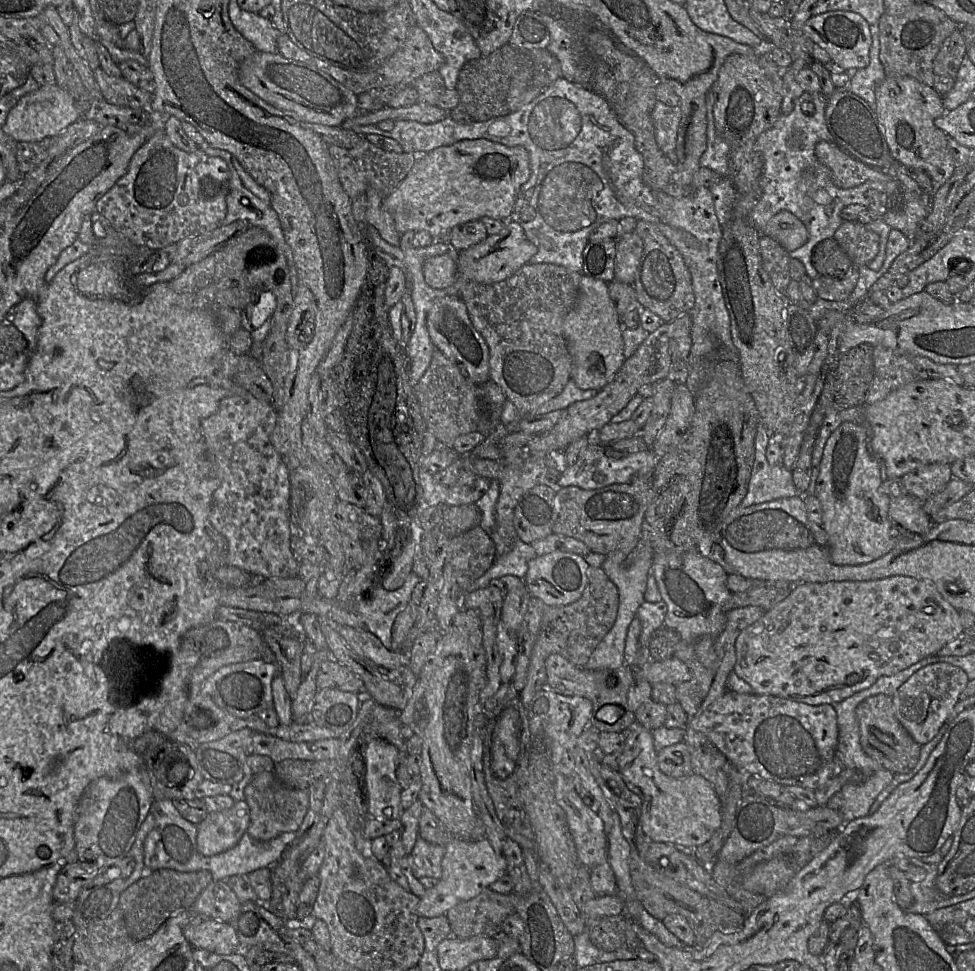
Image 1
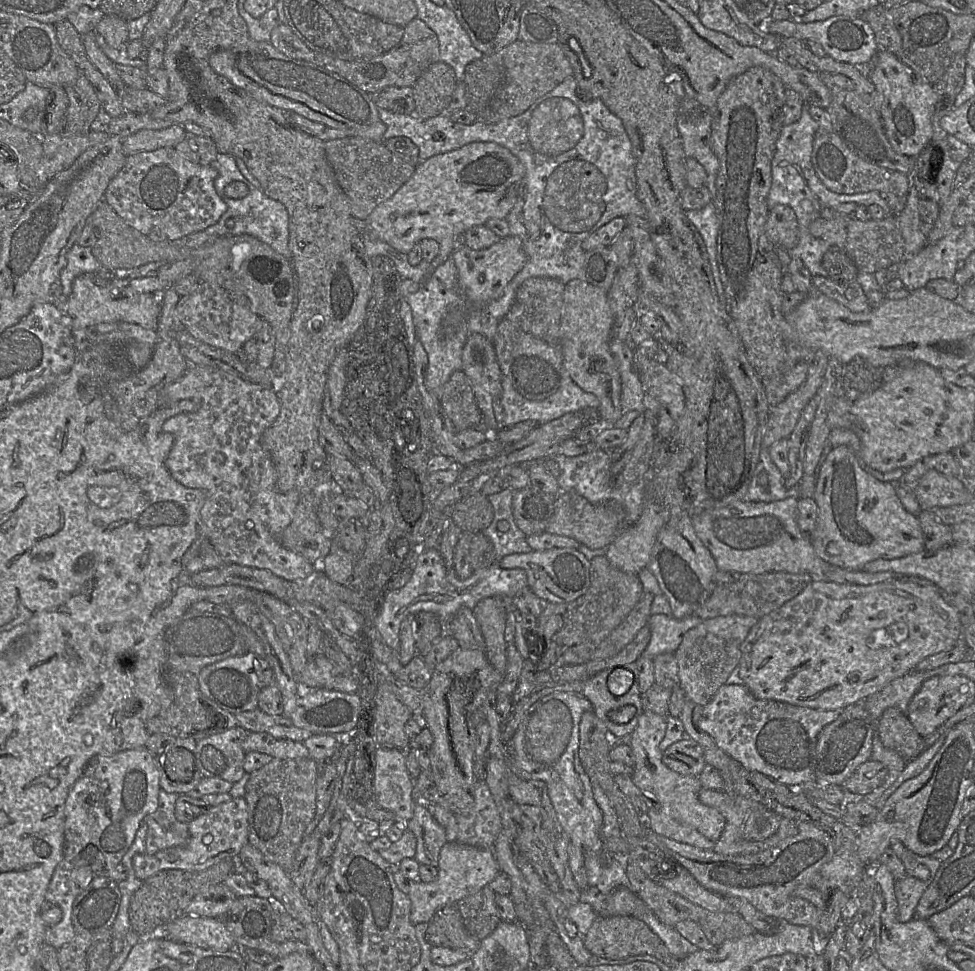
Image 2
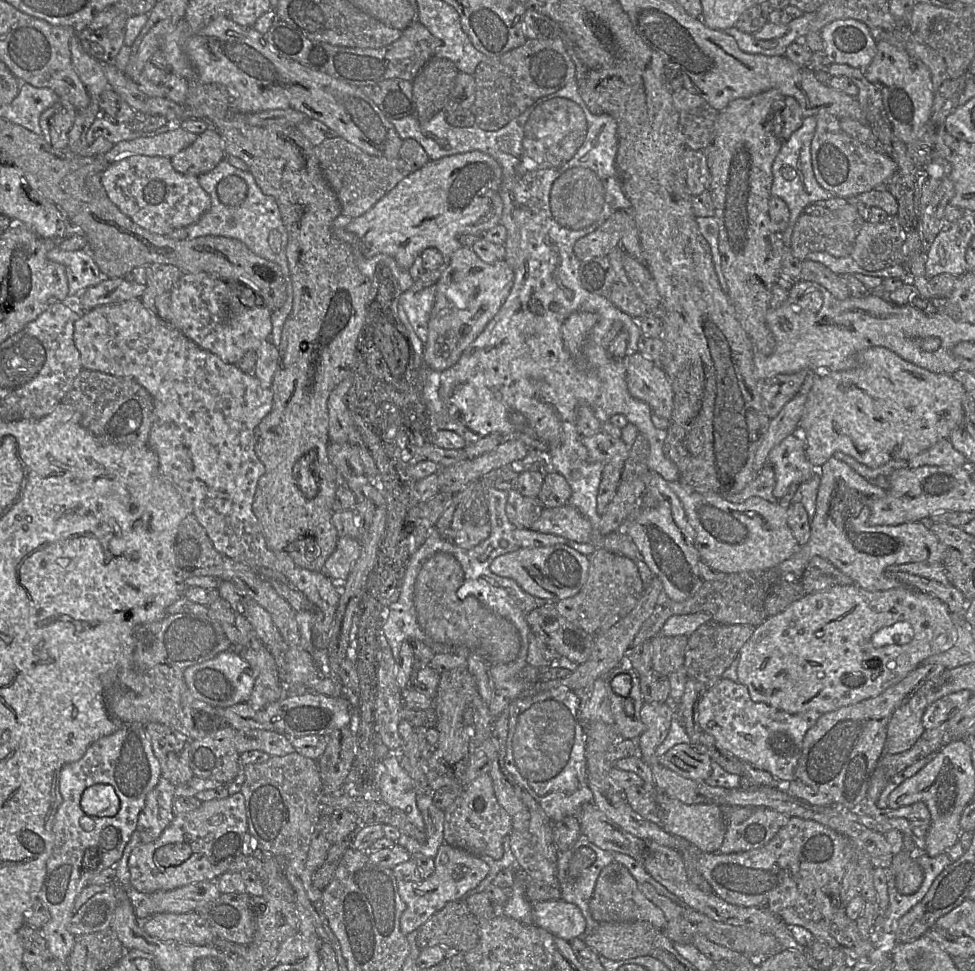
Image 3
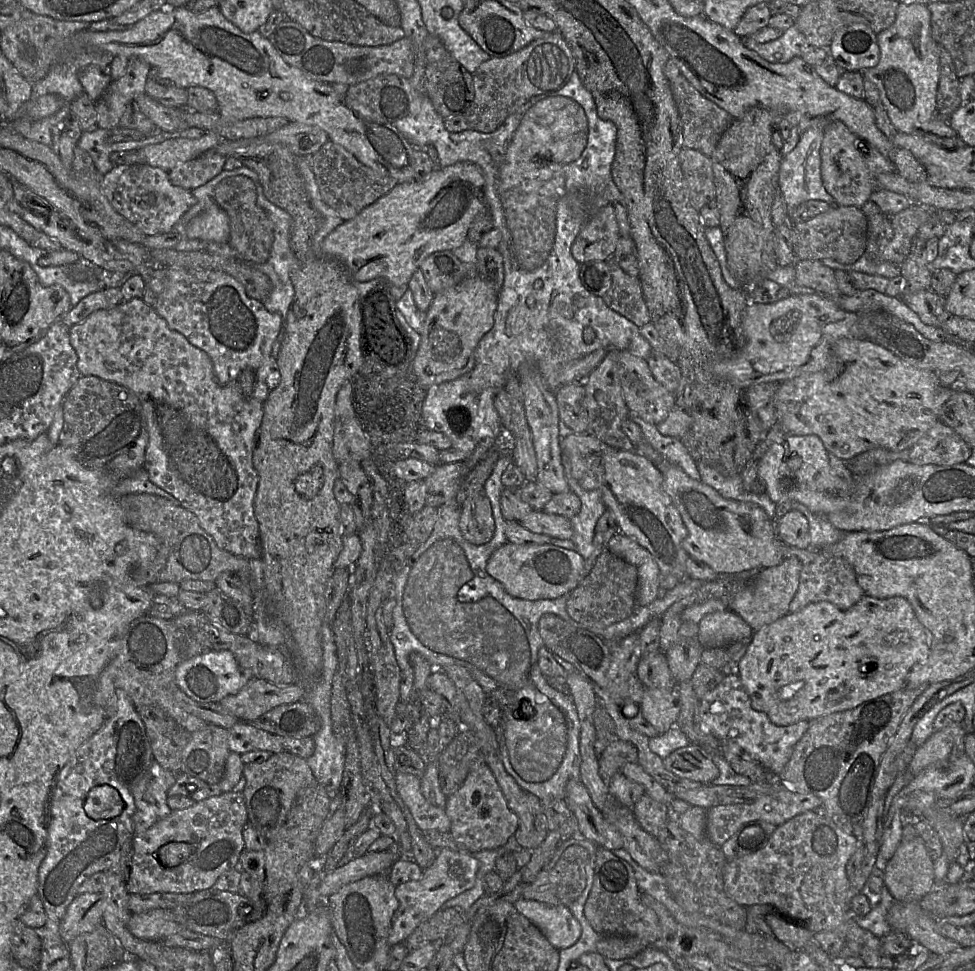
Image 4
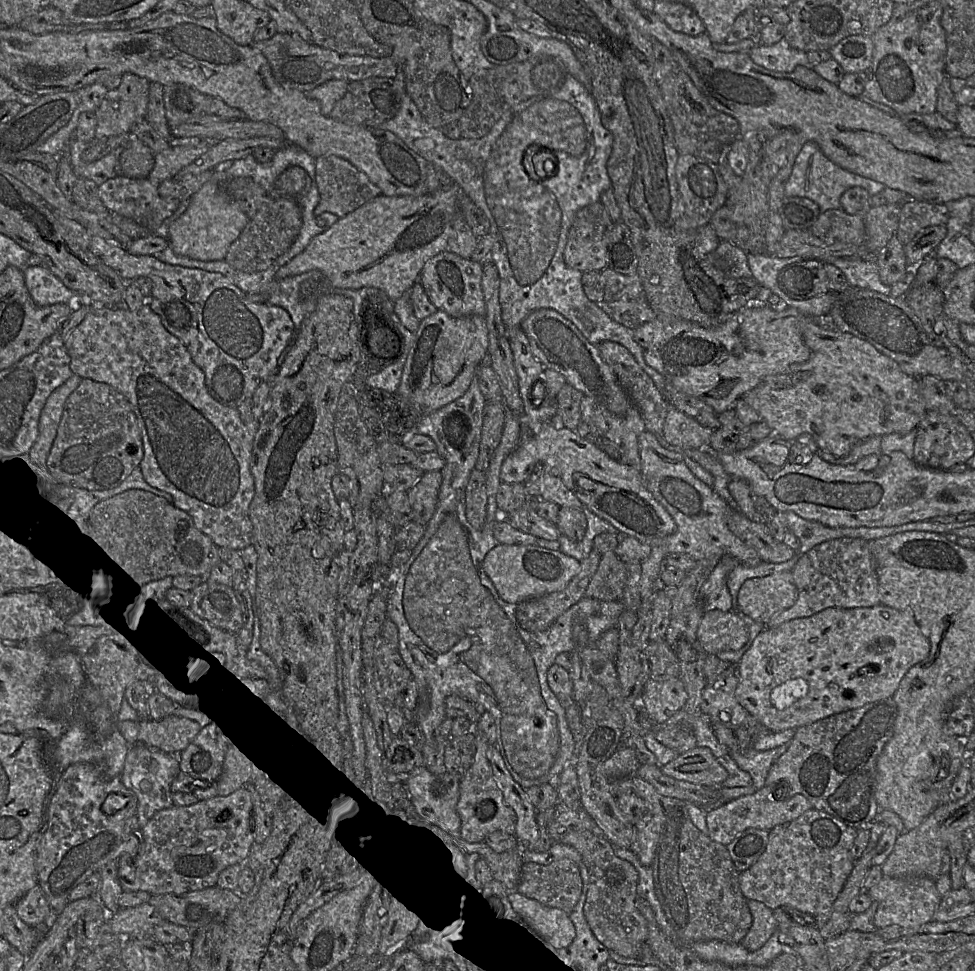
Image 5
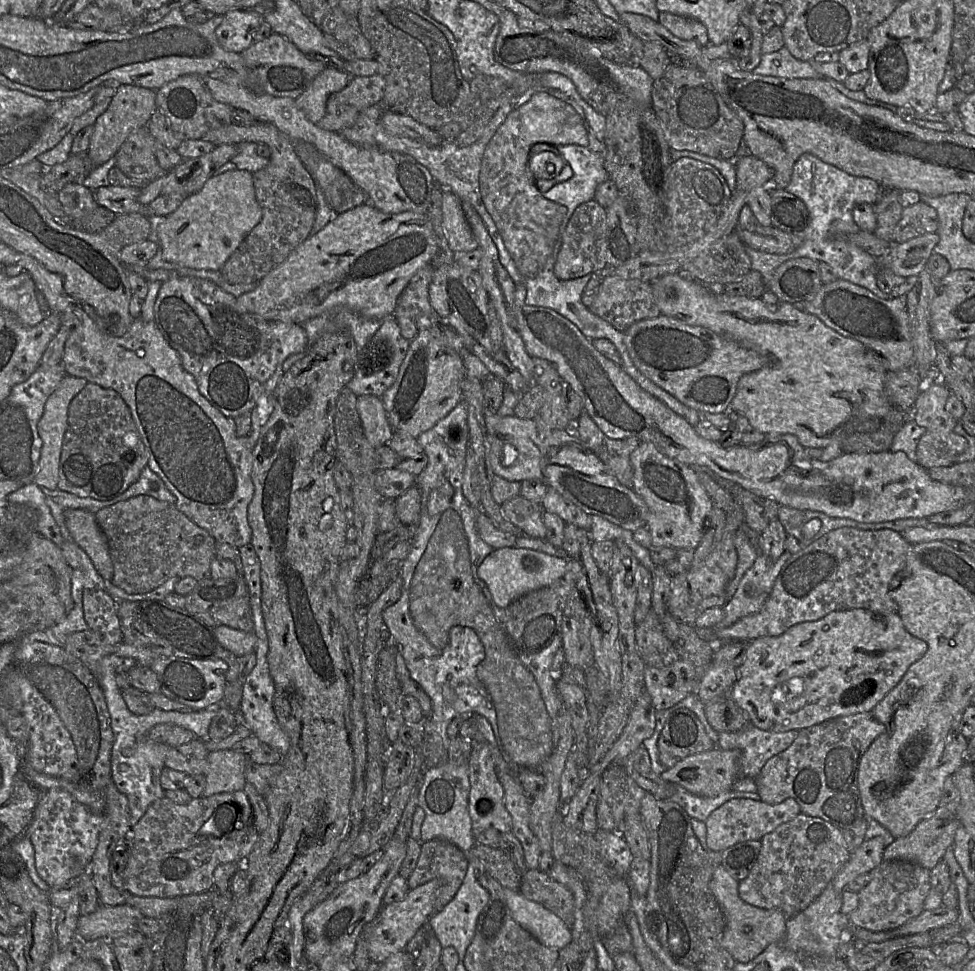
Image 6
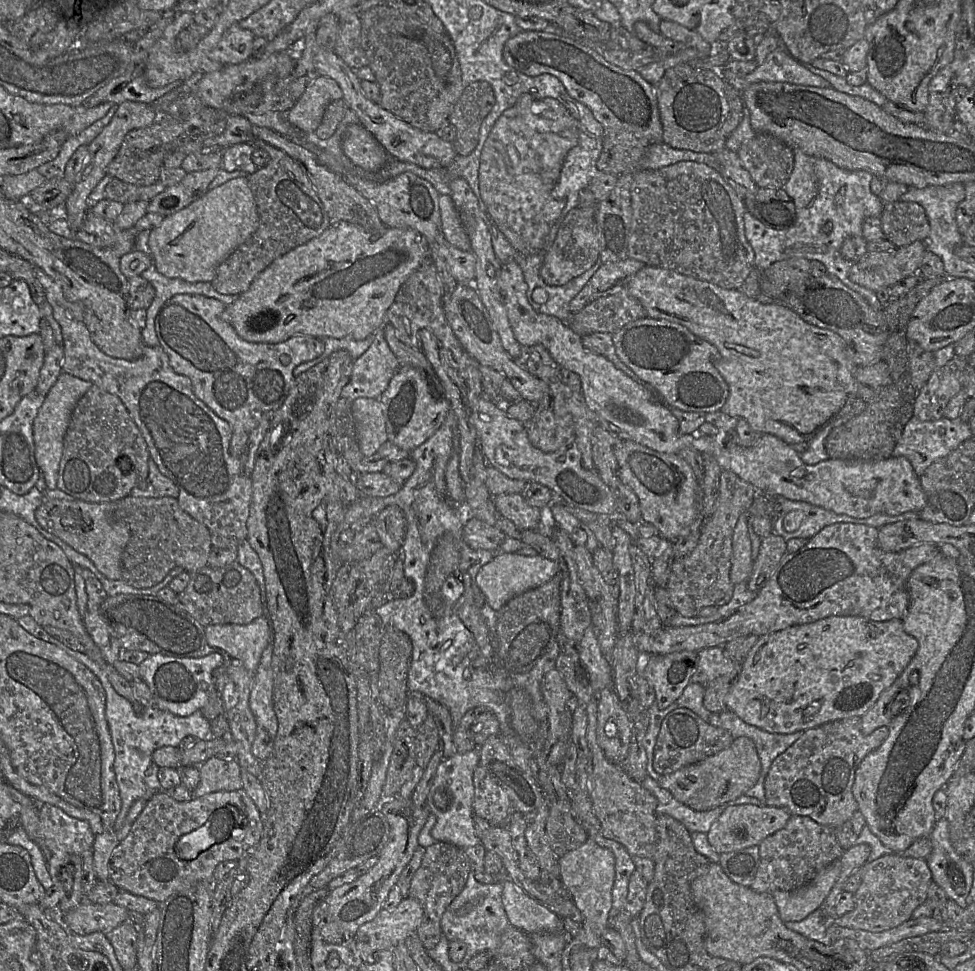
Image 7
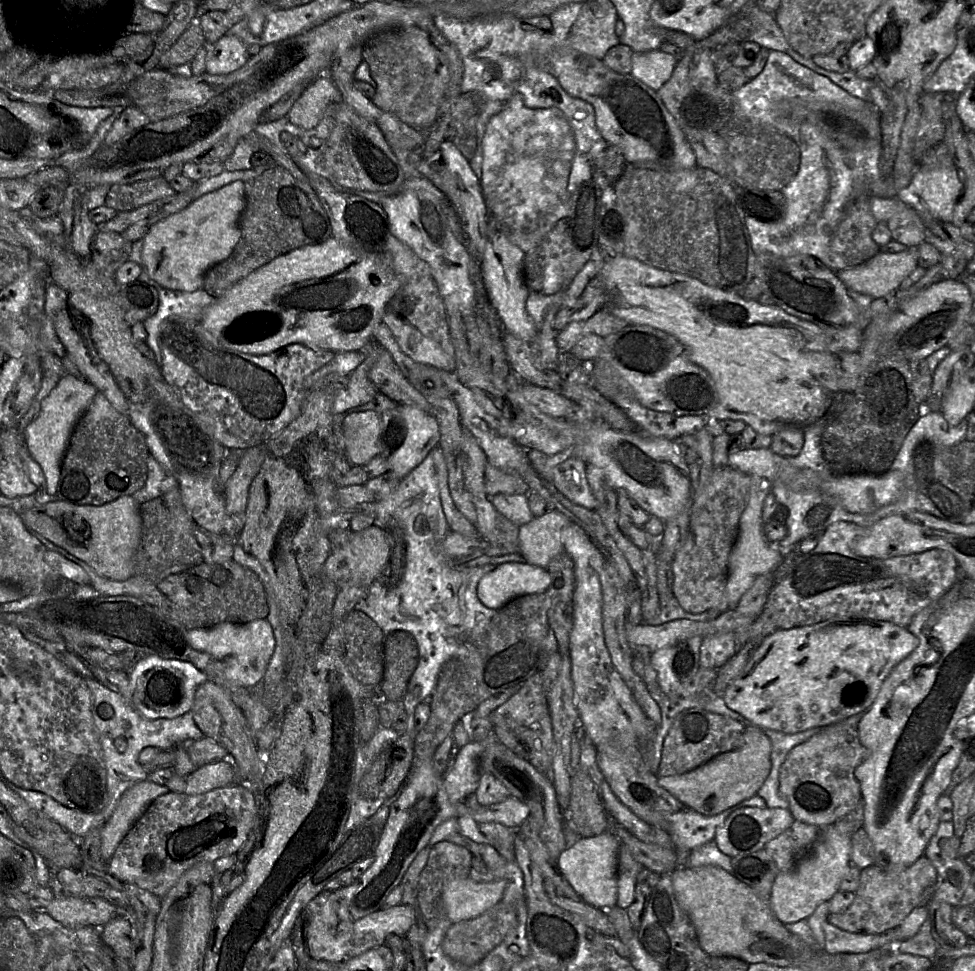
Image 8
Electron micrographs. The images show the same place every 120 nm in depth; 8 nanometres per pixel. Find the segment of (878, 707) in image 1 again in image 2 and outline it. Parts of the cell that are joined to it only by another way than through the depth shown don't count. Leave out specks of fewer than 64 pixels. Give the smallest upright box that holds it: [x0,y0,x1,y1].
[875,708,925,762]

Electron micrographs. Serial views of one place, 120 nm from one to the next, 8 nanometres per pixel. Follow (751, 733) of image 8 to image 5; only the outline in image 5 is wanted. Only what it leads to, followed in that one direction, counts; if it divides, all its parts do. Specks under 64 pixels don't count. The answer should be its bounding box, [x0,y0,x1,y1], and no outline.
[661,747,728,786]

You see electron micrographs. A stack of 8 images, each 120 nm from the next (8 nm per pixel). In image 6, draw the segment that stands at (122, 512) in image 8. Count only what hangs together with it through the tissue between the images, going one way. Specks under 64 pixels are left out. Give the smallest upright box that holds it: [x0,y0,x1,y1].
[64,509,114,581]

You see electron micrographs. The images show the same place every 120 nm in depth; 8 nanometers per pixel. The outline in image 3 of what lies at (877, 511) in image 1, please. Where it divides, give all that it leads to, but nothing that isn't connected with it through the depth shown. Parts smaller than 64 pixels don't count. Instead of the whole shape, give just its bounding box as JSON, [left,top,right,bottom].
[774,456,945,591]

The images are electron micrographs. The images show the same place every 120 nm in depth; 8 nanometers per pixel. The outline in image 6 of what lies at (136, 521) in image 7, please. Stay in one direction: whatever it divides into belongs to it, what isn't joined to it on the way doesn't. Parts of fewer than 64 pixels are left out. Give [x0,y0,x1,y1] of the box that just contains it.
[95,495,217,593]

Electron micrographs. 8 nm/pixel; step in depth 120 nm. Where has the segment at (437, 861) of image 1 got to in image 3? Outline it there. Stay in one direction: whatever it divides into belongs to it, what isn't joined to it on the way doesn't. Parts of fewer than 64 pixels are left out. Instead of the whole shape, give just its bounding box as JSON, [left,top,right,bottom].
[395,794,445,859]

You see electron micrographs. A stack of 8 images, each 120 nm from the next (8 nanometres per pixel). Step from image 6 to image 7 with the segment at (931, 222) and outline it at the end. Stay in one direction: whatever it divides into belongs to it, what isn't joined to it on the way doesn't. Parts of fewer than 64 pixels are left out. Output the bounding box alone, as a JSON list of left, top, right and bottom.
[880,201,930,247]

